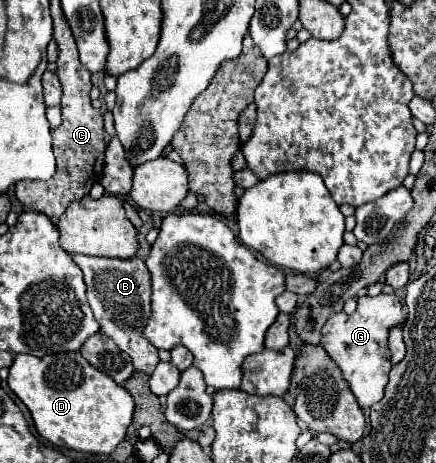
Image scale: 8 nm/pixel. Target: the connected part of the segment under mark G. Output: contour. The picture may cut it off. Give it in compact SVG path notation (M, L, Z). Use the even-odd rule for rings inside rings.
M395 294L363 296L357 300L357 310L347 316L345 312L331 314L321 330L321 346L329 358L339 366L343 378L347 380L351 392L355 394L361 408L369 408L383 398L383 390L389 380L391 352L387 346L387 332L391 326L405 322L405 310Z

